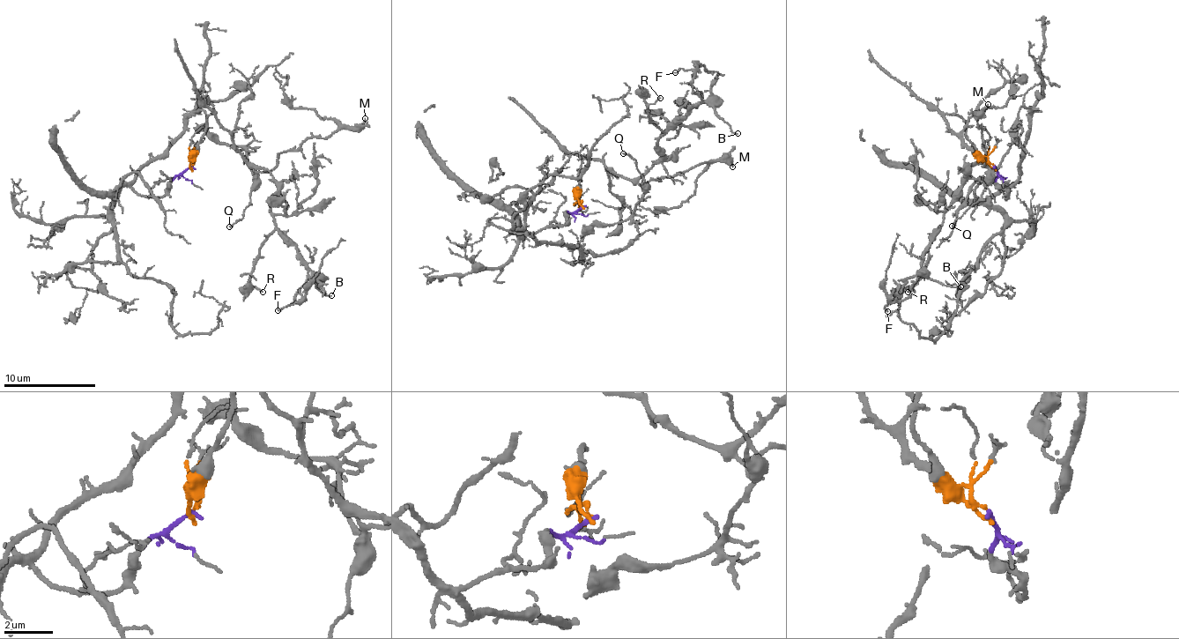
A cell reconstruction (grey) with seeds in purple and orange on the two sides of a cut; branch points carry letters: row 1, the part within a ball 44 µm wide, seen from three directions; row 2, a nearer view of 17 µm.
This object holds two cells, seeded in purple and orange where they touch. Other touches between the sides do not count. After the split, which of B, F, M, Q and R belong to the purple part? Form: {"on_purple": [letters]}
{"on_purple": []}

